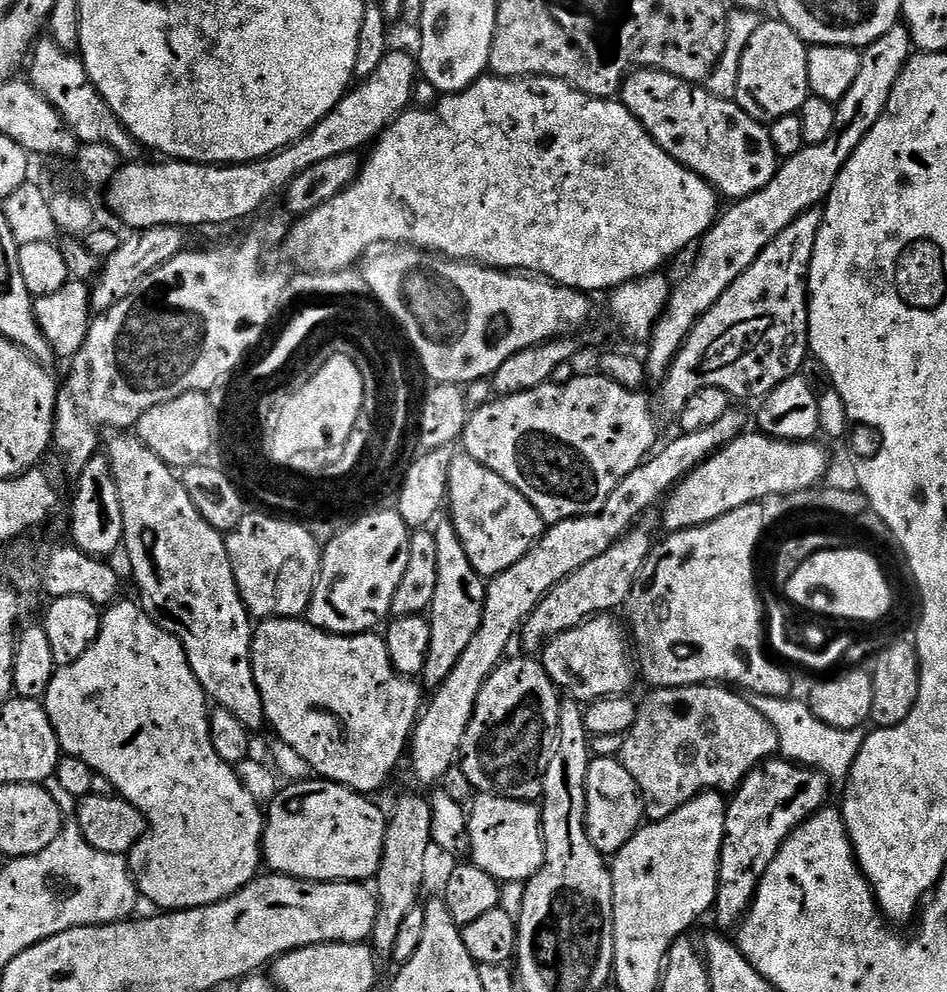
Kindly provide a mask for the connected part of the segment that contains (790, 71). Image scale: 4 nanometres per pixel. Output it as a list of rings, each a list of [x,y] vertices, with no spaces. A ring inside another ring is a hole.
[[[779,18],[758,25],[753,30],[752,37],[745,42],[744,53],[740,56],[740,69],[736,72],[735,101],[746,104],[746,96],[802,94],[802,90],[811,91],[808,49],[809,45],[805,44],[803,38]],[[756,88],[760,90],[756,92]],[[792,88],[800,88],[800,92],[792,92]]]

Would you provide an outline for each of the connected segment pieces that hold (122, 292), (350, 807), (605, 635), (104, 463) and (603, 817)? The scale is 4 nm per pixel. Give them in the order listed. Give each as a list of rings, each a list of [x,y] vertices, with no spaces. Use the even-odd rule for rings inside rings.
[[[154,226],[143,229],[139,234],[129,236],[132,237],[120,243],[114,254],[110,254],[103,261],[100,271],[91,281],[93,313],[108,312],[114,306],[118,306],[118,302],[122,302],[122,298],[129,296],[138,286],[138,282],[146,278],[146,274],[158,270],[158,266],[170,262],[170,258],[174,258],[179,252],[189,247],[189,233],[178,226]]]
[[[309,778],[281,787],[271,803],[267,805],[264,817],[264,842],[262,860],[273,873],[294,876],[297,880],[318,880],[321,882],[368,882],[373,879],[382,862],[384,839],[388,822],[386,812],[375,804],[375,799],[335,784],[332,780]]]
[[[608,614],[594,616],[591,620],[585,620],[577,628],[552,637],[543,645],[543,666],[565,697],[591,702],[603,700],[606,696],[619,696],[629,691],[627,688],[632,684],[634,660],[633,657],[632,660],[628,657],[630,644],[626,639],[625,629],[623,632],[611,620],[612,618]]]
[[[97,454],[86,462],[86,466],[78,473],[76,498],[72,502],[72,540],[71,543],[81,548],[86,554],[101,558],[111,557],[111,552],[120,552],[124,543],[124,523],[122,522],[122,502],[118,498],[118,482],[112,473],[111,462],[107,455]]]
[[[595,757],[589,763],[586,778],[586,802],[588,803],[588,837],[602,854],[615,854],[630,842],[630,838],[642,827],[645,819],[640,791],[630,778],[630,770],[619,759]]]

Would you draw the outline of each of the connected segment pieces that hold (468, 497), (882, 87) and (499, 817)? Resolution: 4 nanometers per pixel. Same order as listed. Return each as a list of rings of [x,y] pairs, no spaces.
[[[456,454],[449,468],[446,508],[452,511],[450,519],[466,550],[466,558],[470,558],[474,570],[485,578],[497,576],[502,570],[514,566],[514,562],[531,552],[546,531],[546,521],[540,517],[539,510],[517,488],[467,454]]]
[[[903,22],[896,23],[886,30],[886,34],[882,34],[882,38],[869,44],[860,52],[860,69],[858,78],[854,78],[854,86],[850,86],[850,90],[846,90],[844,97],[838,101],[834,134],[826,138],[826,142],[807,145],[798,154],[787,157],[777,167],[774,178],[767,186],[744,200],[735,201],[728,206],[732,208],[725,212],[723,209],[722,215],[702,238],[696,265],[680,285],[677,283],[673,287],[672,297],[668,299],[668,305],[647,341],[646,371],[649,381],[667,380],[677,363],[680,347],[700,317],[712,309],[714,302],[722,298],[724,291],[758,259],[774,238],[778,238],[778,234],[782,234],[782,230],[786,230],[786,226],[790,226],[790,222],[827,201],[838,174],[854,150],[858,150],[862,138],[870,134],[874,122],[882,118],[882,110],[886,110],[886,102],[890,102],[890,94],[913,52],[912,35]]]
[[[480,794],[468,813],[470,860],[486,870],[497,882],[527,882],[544,865],[544,828],[540,824],[540,808],[527,800],[511,800],[505,796]]]

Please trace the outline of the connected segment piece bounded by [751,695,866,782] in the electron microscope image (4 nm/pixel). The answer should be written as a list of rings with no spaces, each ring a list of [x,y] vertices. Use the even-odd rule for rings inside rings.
[[[753,695],[751,702],[774,726],[780,739],[779,755],[783,759],[815,768],[829,781],[847,781],[848,771],[852,769],[854,758],[858,758],[858,750],[862,750],[866,735],[863,727],[842,730],[834,726],[826,726],[818,717],[812,715],[812,707],[803,699],[785,698],[782,696]]]

